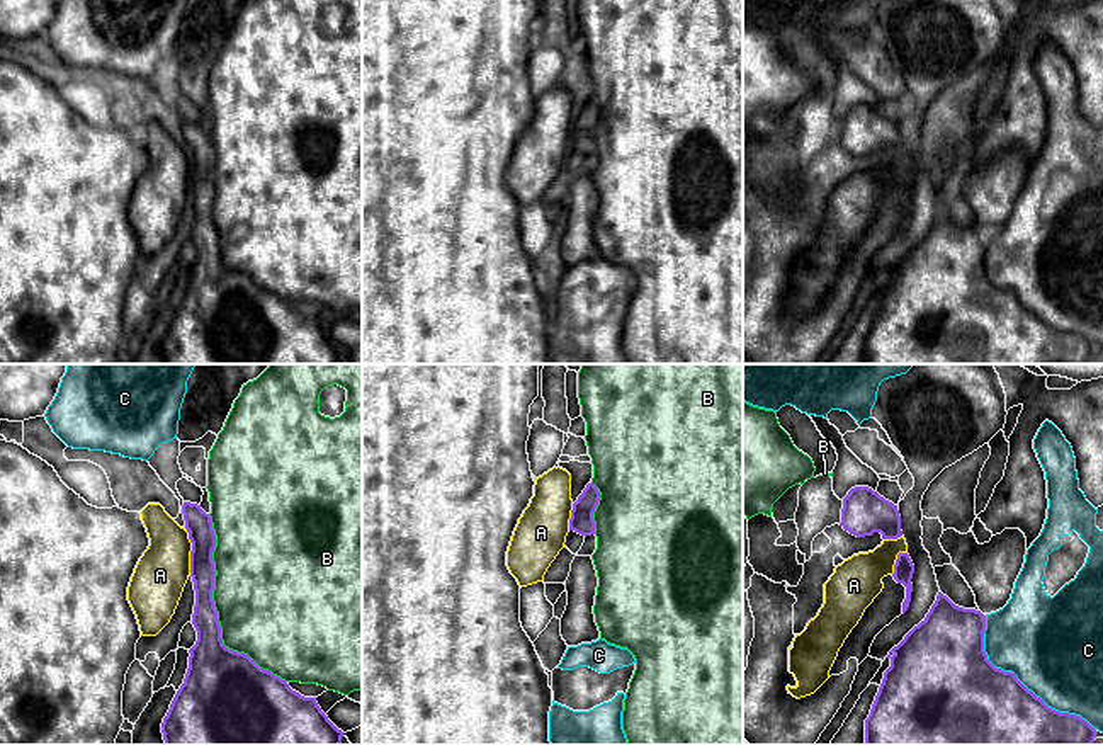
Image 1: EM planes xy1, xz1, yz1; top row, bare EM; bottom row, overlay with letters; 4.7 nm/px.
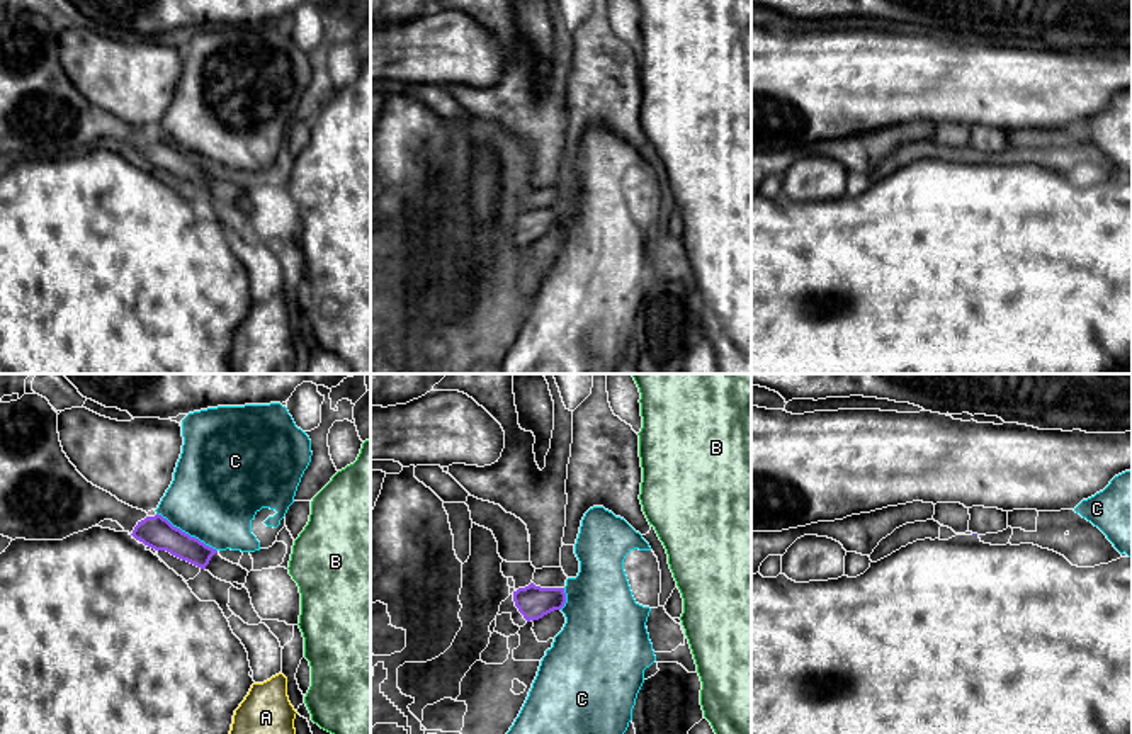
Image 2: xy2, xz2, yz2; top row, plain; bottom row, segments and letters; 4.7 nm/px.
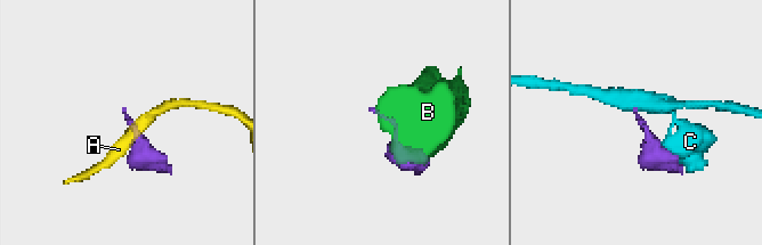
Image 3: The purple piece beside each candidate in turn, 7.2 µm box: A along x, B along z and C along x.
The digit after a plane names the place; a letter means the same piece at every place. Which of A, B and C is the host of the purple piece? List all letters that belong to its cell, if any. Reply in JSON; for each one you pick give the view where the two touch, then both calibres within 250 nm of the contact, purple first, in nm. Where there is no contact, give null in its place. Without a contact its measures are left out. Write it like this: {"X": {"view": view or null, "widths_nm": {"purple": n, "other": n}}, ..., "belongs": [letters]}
{"belongs": []}

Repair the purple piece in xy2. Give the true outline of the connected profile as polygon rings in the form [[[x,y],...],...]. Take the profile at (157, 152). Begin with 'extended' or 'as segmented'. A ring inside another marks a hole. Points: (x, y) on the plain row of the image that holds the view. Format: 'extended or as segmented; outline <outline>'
extended; outline [[[24,14],[17,20],[0,22],[0,155],[12,160],[63,160],[104,139],[117,141],[144,165],[167,170],[201,189],[218,172],[161,134],[150,136],[88,102],[63,71],[58,32],[46,17]]]

